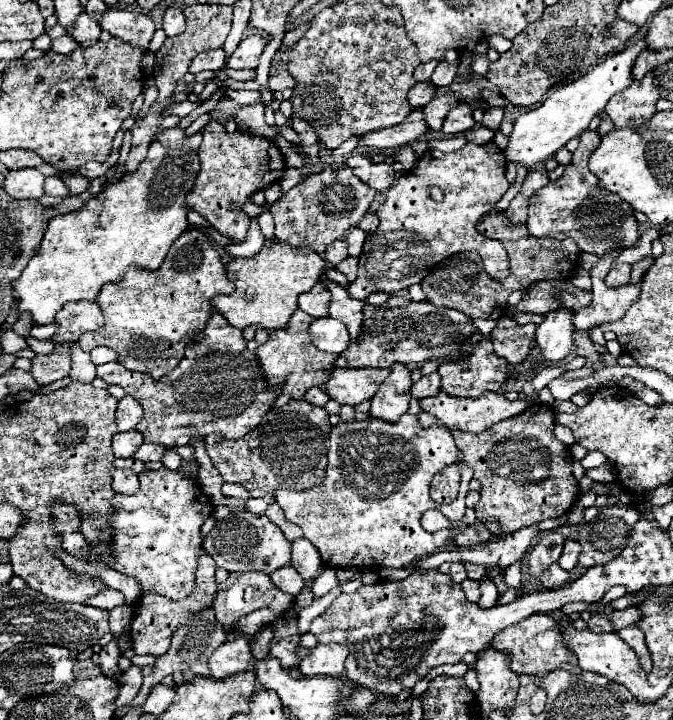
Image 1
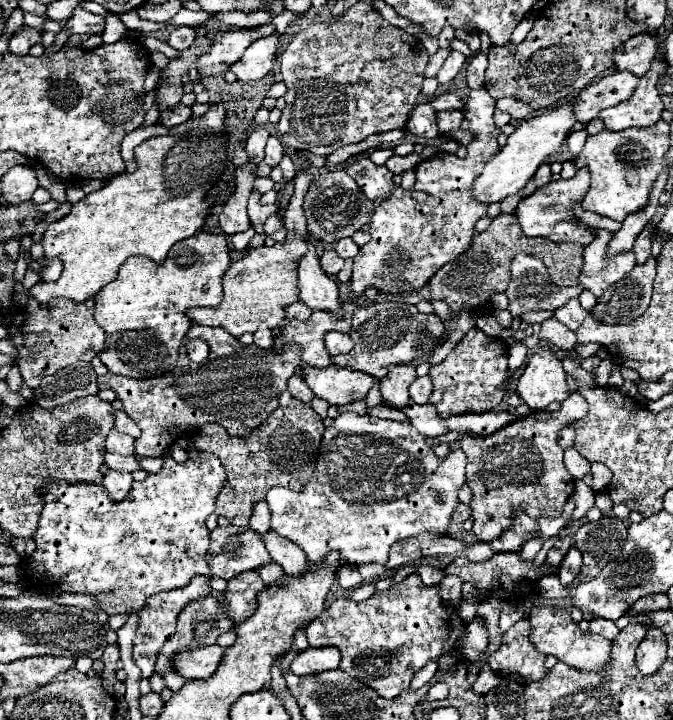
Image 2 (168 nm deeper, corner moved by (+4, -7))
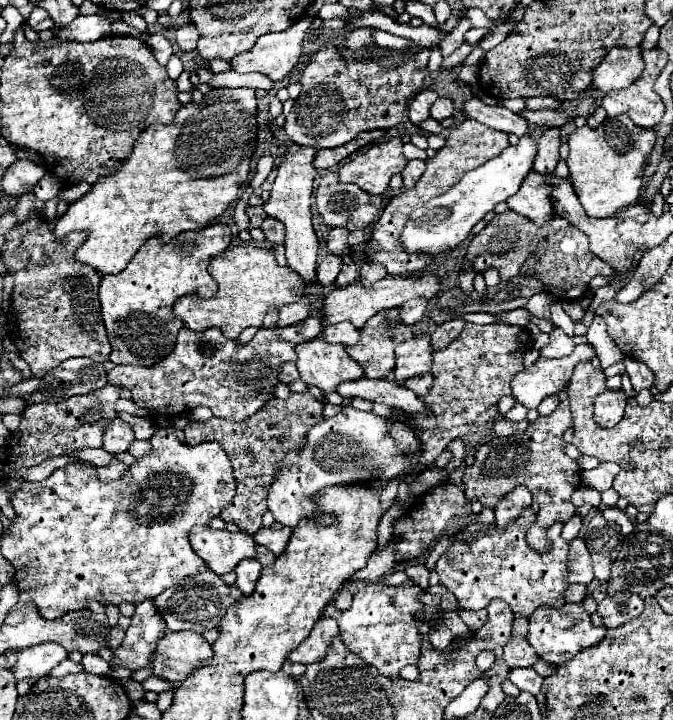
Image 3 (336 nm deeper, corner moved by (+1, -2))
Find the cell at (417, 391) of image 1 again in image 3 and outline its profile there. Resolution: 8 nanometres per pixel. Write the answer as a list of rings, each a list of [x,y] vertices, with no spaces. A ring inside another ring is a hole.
[[[424,373],[424,375],[416,375],[412,379],[406,379],[406,387],[410,391],[414,391],[418,397],[424,397],[426,395],[426,389],[432,387],[432,375],[430,373]]]

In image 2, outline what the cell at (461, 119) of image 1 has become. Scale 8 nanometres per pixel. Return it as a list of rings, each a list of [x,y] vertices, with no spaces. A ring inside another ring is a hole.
[[[445,110],[445,112],[437,112],[437,126],[439,126],[439,132],[443,136],[449,136],[451,132],[459,130],[461,128],[461,122],[463,122],[463,112],[461,110]]]

